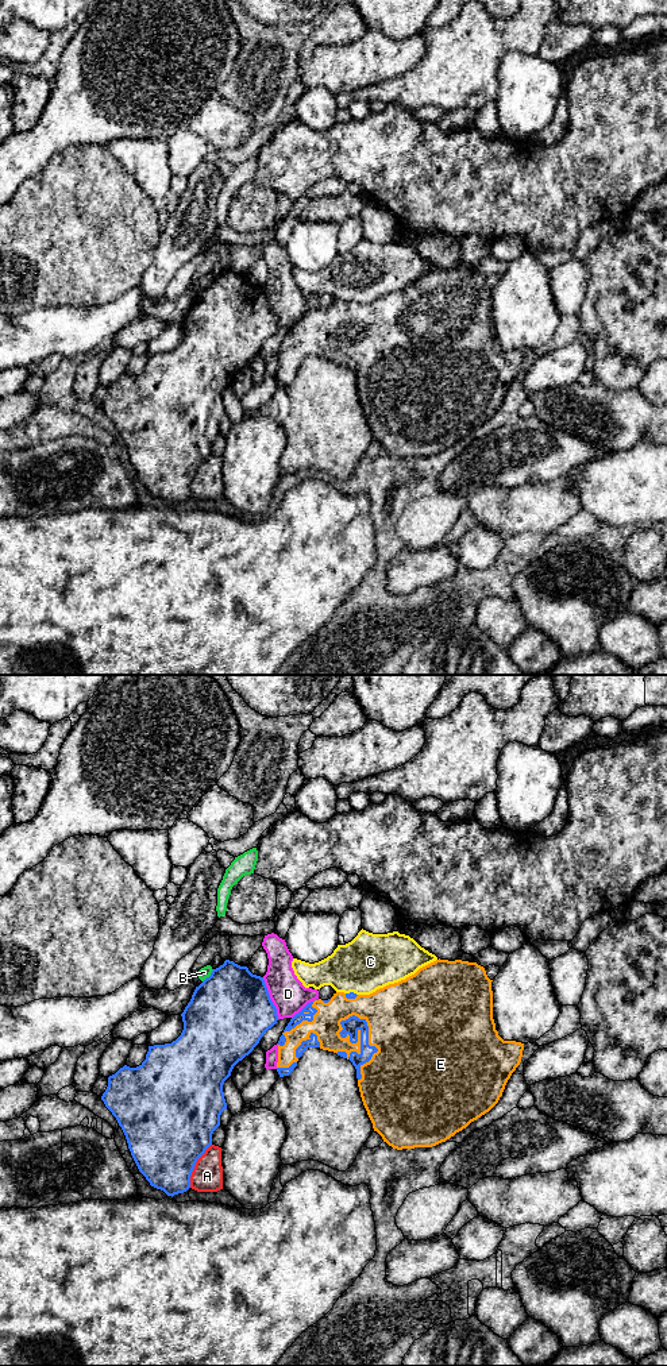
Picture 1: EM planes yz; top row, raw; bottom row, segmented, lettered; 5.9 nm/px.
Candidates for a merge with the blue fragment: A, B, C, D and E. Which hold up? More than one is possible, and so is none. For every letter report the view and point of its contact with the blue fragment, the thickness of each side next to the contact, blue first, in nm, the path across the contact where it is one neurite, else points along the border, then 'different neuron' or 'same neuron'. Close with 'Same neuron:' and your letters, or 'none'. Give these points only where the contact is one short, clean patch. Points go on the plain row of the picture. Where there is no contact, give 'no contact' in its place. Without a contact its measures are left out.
A: yz (195, 473) | 480/190 nm | different neuron
B: yz (209, 285) | 480/70 nm | different neuron
C: yz (351, 301) | 50/340 nm | different neuron
D: yz (269, 307) | 480/200 nm | different neuron
E: yz (371, 355) | 100/460 nm | same neuron
Same neuron: E

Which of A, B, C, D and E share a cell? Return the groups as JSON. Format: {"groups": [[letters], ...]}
{"groups": [["A"], ["B"], ["C"], ["D"], ["E"]]}

